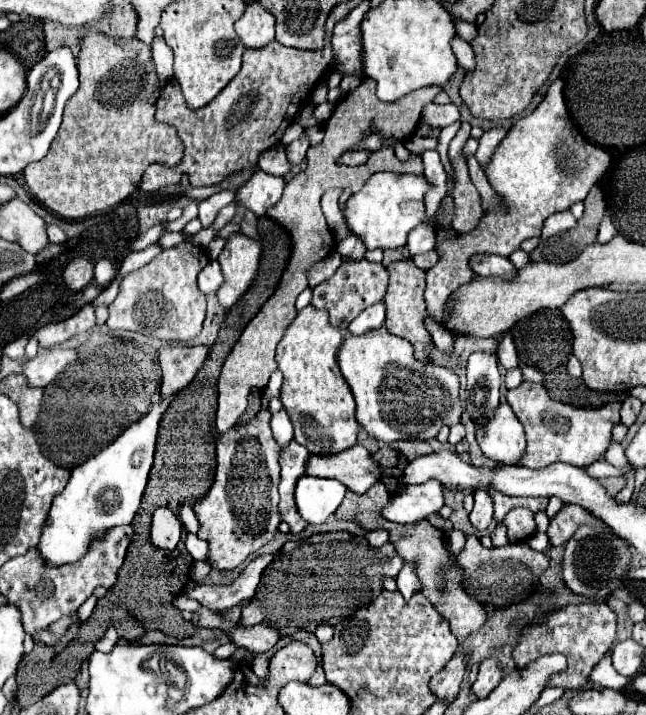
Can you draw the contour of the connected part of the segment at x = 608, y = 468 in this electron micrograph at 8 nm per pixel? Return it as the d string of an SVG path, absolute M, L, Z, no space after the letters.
M597 459L593 465L585 467L587 475L593 475L595 479L605 479L605 477L619 477L621 471L617 467L613 467L611 463L607 463L605 459Z

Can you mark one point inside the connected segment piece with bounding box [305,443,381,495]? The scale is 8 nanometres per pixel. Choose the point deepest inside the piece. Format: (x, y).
(354, 467)

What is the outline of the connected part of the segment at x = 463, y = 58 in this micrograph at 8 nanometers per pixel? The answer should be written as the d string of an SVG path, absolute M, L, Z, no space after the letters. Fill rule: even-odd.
M458 35L451 42L457 60L465 72L475 68L475 56L469 43L463 41Z

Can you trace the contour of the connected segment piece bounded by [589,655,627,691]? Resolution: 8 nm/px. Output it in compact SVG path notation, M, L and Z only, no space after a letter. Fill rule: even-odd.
M605 655L593 669L591 677L589 677L589 683L593 683L595 687L607 687L607 689L615 689L615 691L623 691L623 687L627 685L627 679L621 677L613 665L611 665L611 659L609 655Z

